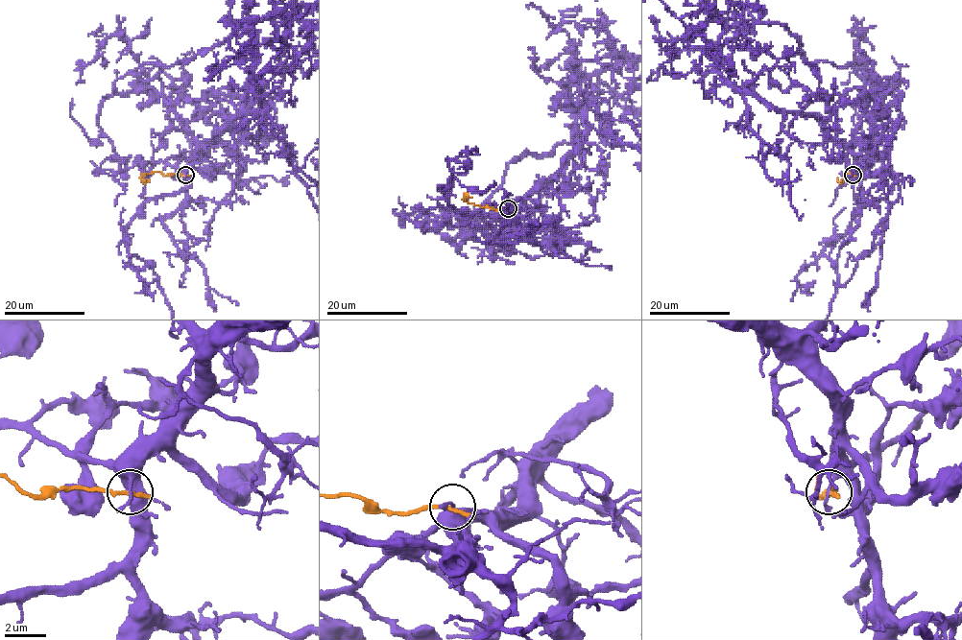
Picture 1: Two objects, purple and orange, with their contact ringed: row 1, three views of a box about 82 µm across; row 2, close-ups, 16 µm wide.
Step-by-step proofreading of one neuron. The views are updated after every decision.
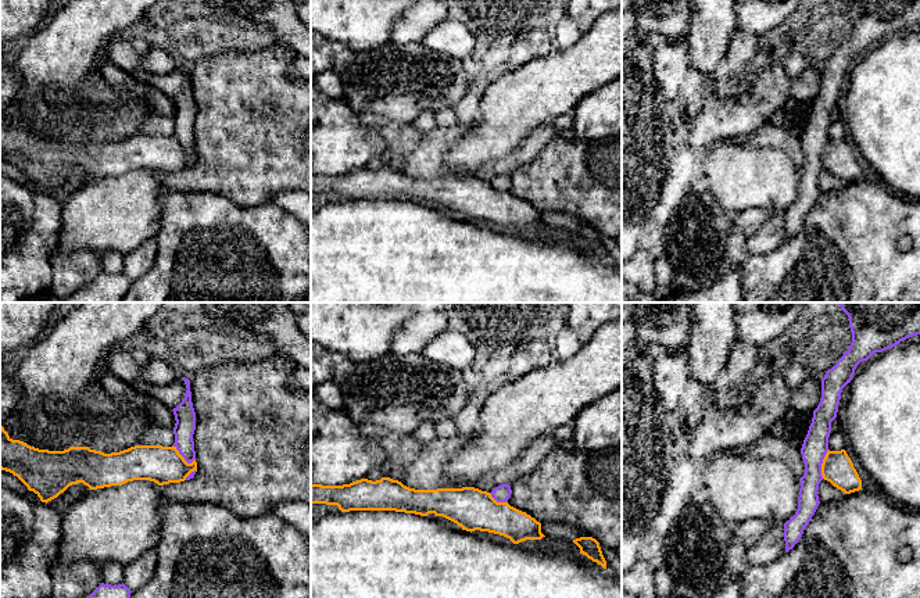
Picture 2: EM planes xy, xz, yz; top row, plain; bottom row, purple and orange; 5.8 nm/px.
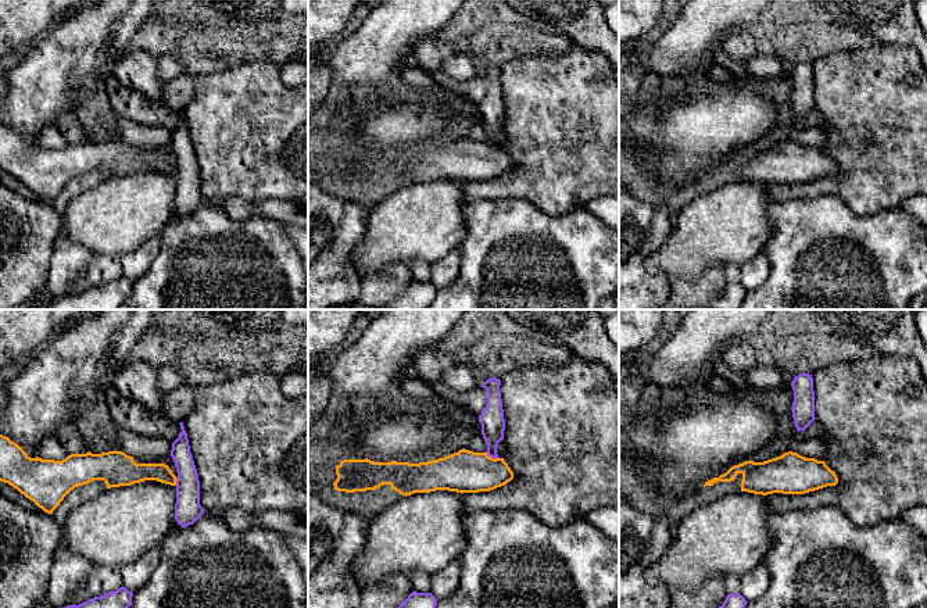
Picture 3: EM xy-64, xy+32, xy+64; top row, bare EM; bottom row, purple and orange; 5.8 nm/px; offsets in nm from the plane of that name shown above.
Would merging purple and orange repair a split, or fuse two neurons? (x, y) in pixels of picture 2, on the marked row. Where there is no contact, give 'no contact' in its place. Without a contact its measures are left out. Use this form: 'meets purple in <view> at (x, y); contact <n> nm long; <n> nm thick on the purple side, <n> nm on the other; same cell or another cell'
meets purple in yz at (822, 462); contact 170 nm long; 150 nm thick on the purple side, 190 nm on the other; another cell

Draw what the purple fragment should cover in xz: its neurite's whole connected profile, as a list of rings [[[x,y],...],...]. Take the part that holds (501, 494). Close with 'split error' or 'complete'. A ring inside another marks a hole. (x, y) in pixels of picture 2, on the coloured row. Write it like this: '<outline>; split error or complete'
[[[501,484],[495,487],[490,494],[497,502],[508,502],[512,490],[509,484]]]; complete

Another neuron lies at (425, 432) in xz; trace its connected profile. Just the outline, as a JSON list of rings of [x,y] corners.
[[[425,420],[422,422],[412,433],[412,437],[416,438],[420,443],[429,443],[434,438],[437,438],[436,430],[434,430],[434,422]]]

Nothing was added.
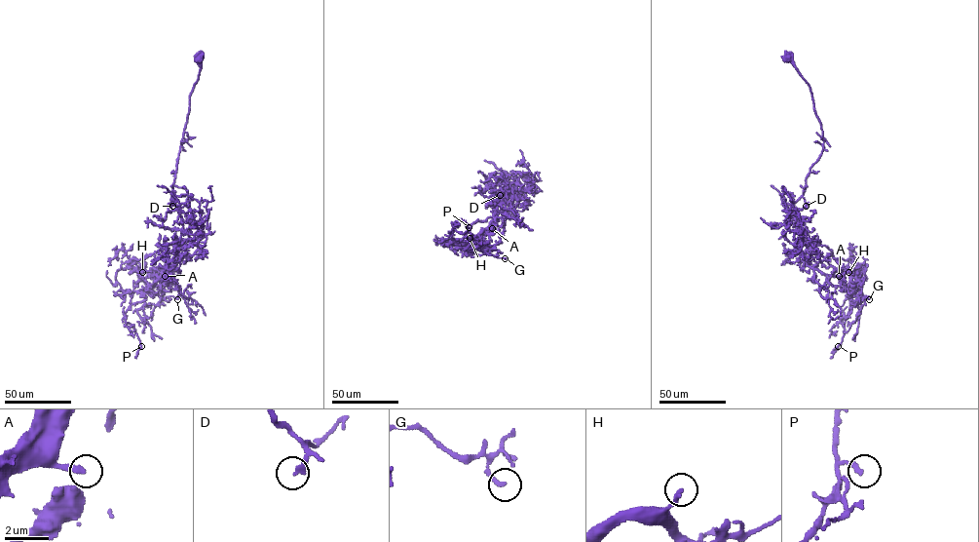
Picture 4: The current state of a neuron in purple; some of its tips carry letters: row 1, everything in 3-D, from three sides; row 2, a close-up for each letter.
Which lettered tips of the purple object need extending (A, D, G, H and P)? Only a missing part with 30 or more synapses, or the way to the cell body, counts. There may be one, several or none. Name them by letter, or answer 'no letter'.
A

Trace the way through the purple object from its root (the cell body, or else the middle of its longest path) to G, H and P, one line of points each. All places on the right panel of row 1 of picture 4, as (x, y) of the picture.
G: (788, 57), (809, 85), (823, 139), (794, 203), (806, 262), (869, 299)
H: (788, 57), (809, 85), (823, 139), (794, 203), (796, 227), (809, 247), (848, 259), (848, 272)
P: (788, 57), (809, 85), (823, 139), (794, 203), (796, 227), (806, 262), (836, 275), (852, 300), (838, 346)

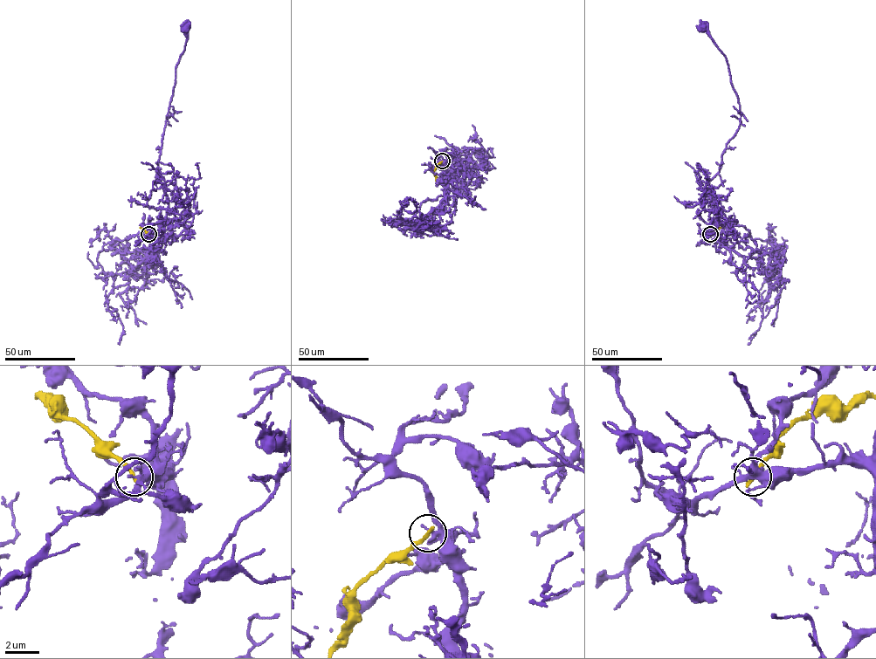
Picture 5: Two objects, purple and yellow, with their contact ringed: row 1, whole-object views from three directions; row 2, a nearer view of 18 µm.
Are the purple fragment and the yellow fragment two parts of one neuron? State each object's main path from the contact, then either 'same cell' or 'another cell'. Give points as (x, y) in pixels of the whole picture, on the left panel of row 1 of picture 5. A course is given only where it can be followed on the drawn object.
purple via (148, 234), (152, 226), (167, 211), (168, 199), (157, 176), (158, 160), (187, 26) | yellow via (148, 234), (141, 228), (143, 223) | another cell

